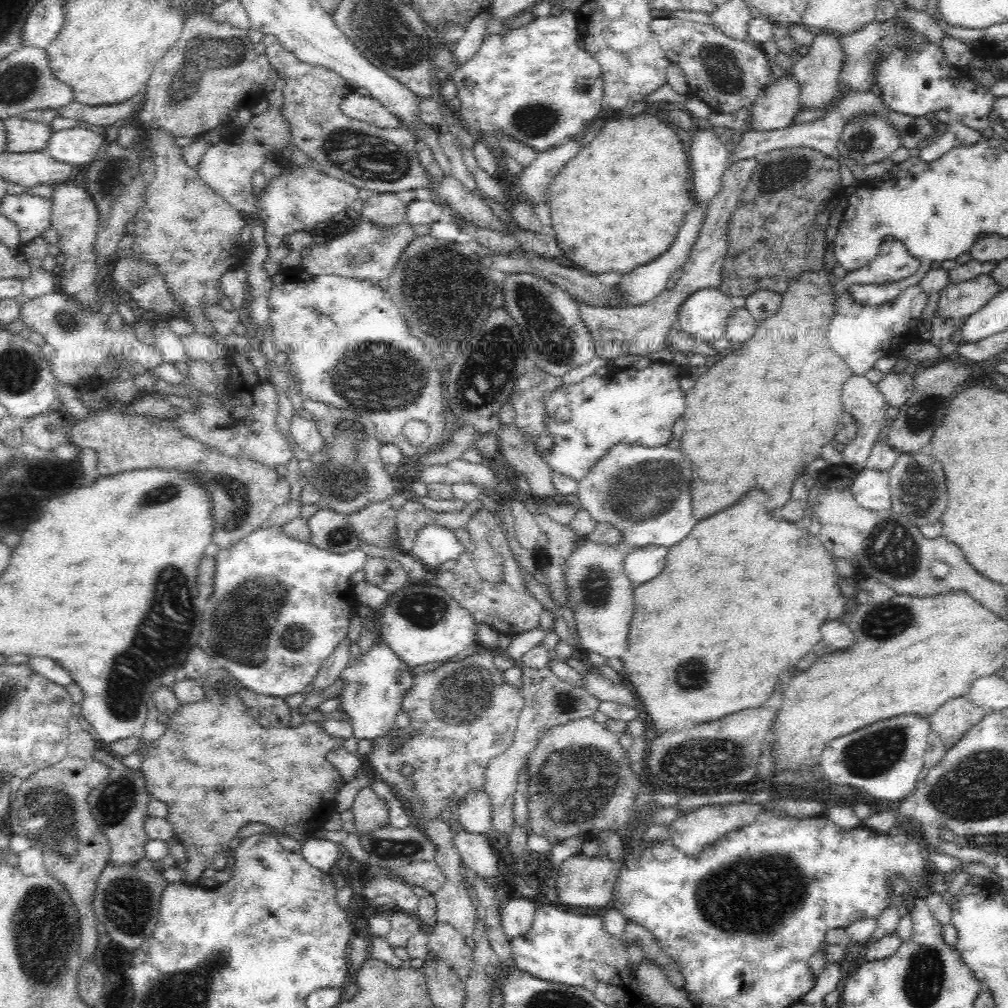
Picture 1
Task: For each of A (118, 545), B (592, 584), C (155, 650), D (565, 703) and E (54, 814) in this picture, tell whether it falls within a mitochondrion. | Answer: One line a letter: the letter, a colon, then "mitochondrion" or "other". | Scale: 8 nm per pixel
A: other
B: mitochondrion
C: mitochondrion
D: mitochondrion
E: mitochondrion

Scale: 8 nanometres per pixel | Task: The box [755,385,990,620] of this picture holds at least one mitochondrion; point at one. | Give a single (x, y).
(890, 550)

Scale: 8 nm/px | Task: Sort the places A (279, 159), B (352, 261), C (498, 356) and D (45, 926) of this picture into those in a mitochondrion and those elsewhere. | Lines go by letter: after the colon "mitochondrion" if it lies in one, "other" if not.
A: other
B: mitochondrion
C: mitochondrion
D: mitochondrion

